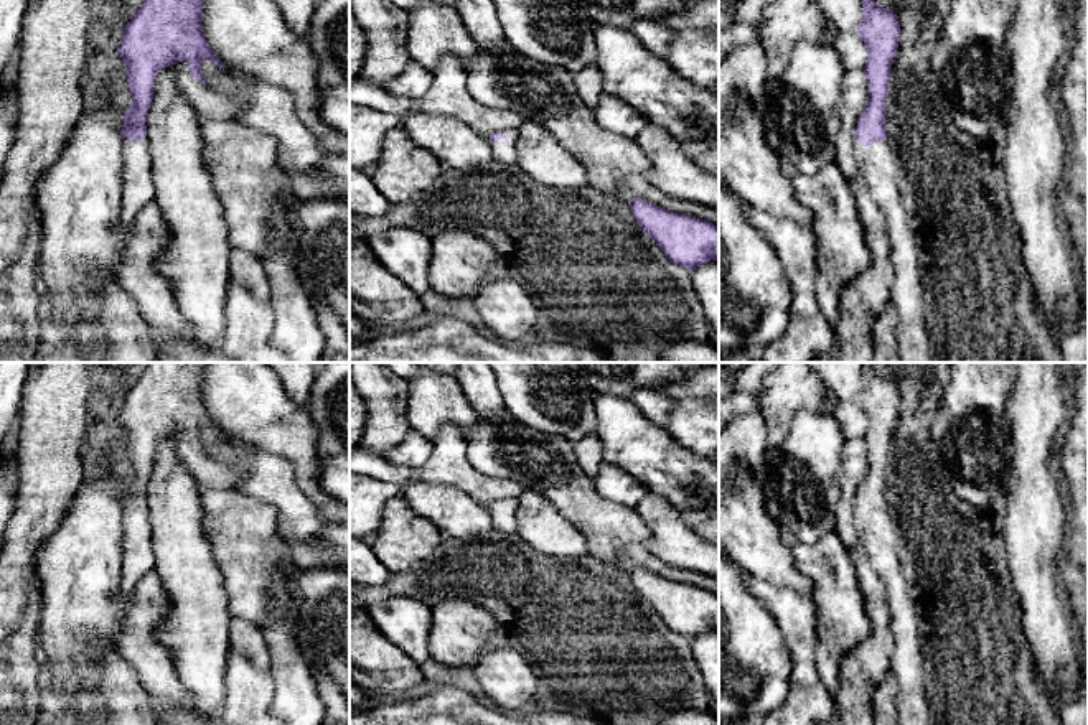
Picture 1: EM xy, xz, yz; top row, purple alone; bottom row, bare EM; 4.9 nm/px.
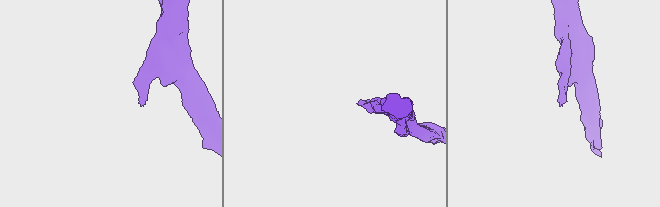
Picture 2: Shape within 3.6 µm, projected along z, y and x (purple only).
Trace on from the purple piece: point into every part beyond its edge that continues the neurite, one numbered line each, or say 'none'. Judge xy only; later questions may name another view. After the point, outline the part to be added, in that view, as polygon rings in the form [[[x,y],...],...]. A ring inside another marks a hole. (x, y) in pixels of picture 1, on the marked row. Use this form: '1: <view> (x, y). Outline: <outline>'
1: xy (137, 185). Outline: [[[124,137],[120,219],[132,224],[140,209],[155,199],[147,137],[140,142]]]

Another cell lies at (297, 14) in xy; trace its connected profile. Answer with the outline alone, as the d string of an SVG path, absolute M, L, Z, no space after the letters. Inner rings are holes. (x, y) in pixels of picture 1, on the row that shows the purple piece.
M272 0L287 26L300 38L307 38L317 0Z

